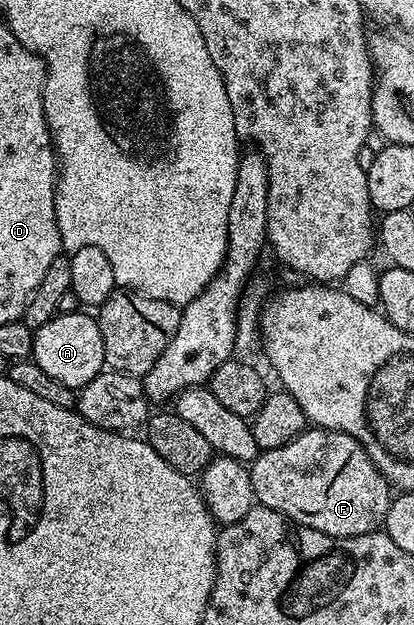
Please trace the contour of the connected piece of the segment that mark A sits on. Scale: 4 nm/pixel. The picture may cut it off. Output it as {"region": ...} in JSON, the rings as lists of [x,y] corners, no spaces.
{"region":[[[86,312],[78,314],[56,314],[46,324],[34,331],[35,339],[31,349],[31,358],[53,380],[65,384],[70,390],[82,390],[89,380],[105,369],[103,360],[103,341],[101,328],[94,317]]]}

